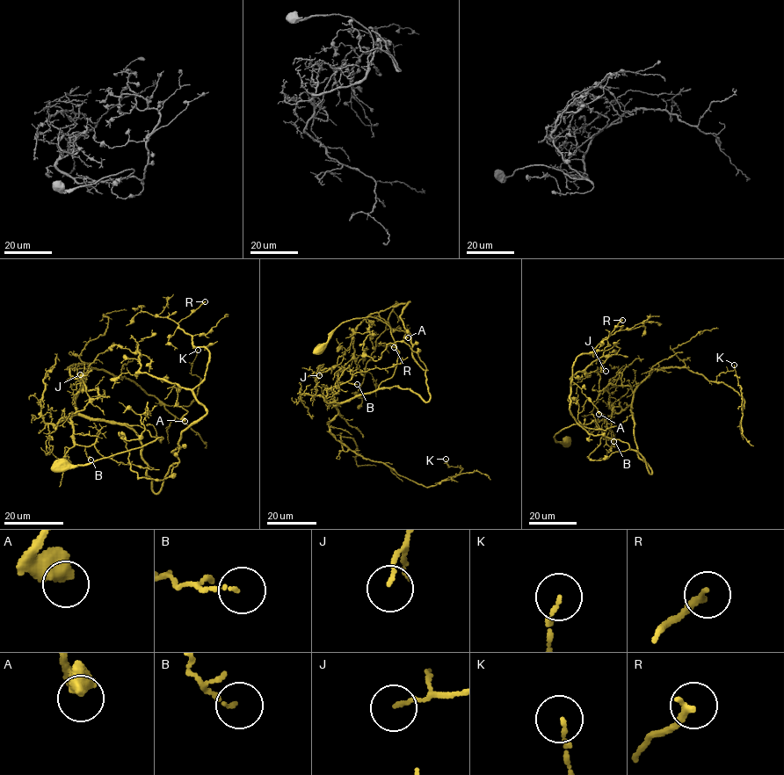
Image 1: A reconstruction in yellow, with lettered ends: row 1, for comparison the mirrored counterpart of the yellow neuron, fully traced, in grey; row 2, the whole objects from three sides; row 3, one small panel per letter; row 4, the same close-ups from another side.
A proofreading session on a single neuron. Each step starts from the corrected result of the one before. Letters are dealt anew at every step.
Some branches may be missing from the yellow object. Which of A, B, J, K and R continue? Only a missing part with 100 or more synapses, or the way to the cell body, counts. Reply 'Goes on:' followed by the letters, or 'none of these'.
Goes on: none of these

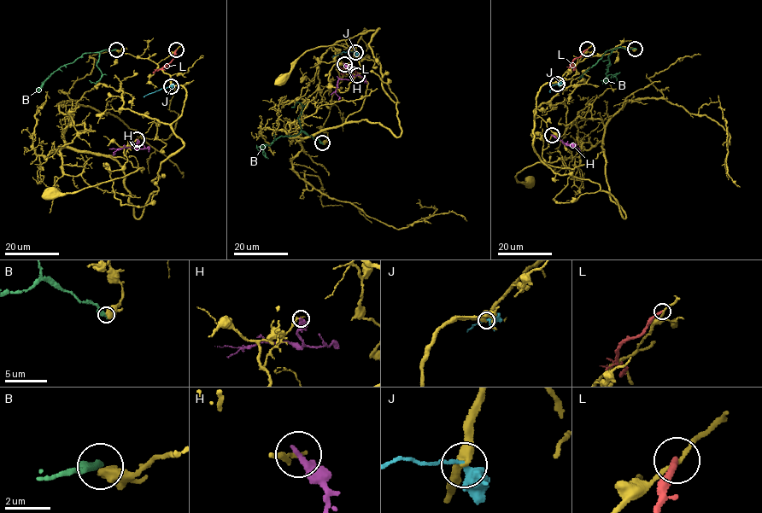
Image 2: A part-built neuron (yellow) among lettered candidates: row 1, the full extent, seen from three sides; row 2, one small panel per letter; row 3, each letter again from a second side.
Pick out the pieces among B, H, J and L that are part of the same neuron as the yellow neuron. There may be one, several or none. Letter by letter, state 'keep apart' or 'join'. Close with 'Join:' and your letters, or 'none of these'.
B: keep apart
H: keep apart
J: join
L: keep apart
Join: J

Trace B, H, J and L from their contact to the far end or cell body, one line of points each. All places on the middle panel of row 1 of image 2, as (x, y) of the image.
B: (323, 142), (299, 132), (295, 136), (279, 136), (270, 144), (262, 146), (263, 152)
H: (344, 63), (353, 78), (339, 78), (335, 91), (338, 100)
J: (355, 52), (343, 51), (332, 57)
L: (357, 76), (351, 66), (341, 74)

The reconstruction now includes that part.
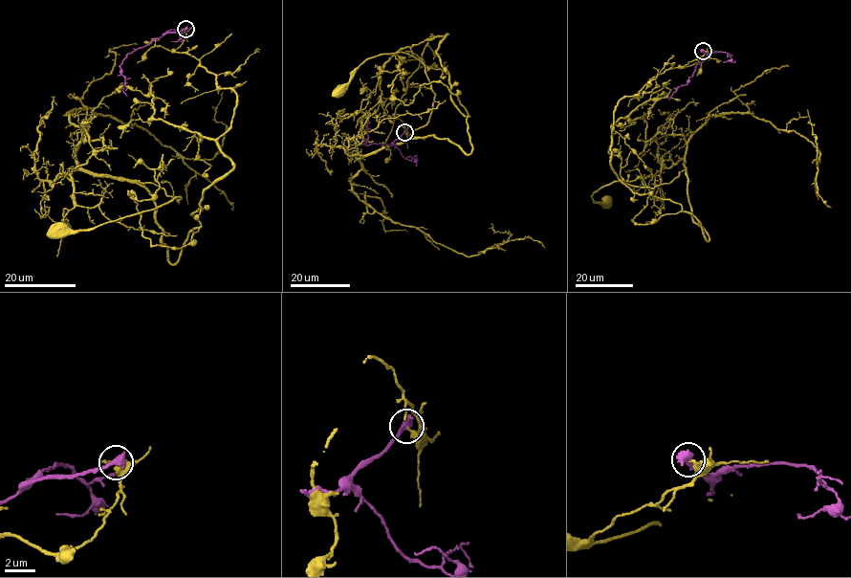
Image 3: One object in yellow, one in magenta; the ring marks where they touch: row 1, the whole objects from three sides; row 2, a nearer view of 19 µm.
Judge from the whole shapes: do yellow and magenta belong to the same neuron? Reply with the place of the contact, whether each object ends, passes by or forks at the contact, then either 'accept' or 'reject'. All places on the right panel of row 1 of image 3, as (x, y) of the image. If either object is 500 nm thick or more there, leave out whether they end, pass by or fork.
place (703, 51); reject

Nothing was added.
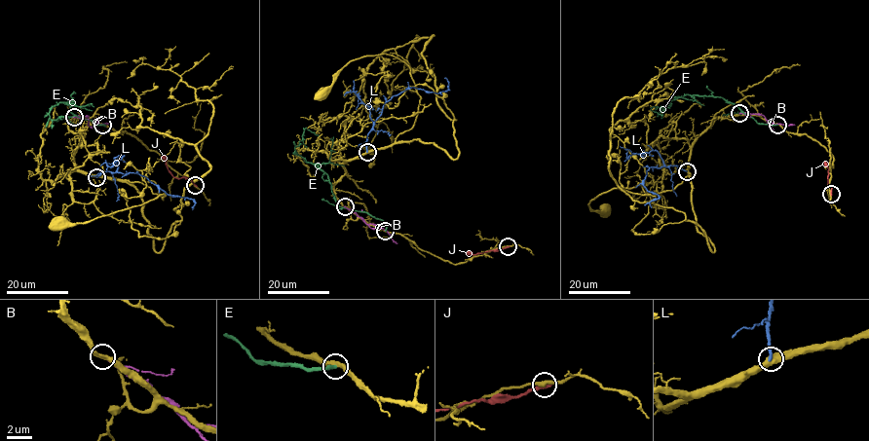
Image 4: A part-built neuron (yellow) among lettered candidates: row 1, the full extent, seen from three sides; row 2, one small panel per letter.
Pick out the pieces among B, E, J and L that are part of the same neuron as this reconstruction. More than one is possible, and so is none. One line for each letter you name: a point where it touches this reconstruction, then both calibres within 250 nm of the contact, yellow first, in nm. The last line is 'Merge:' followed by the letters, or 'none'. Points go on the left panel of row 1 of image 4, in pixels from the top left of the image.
Merge: none

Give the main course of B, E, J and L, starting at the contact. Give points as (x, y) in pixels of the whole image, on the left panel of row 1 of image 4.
B: (74, 117), (87, 116), (100, 125), (109, 124)
E: (102, 125), (74, 116), (70, 110), (75, 102), (53, 105), (50, 118), (64, 117), (74, 125)
J: (195, 185), (189, 178), (173, 176), (162, 155)
L: (96, 176), (103, 171), (136, 172), (168, 195), (195, 200), (192, 209)

